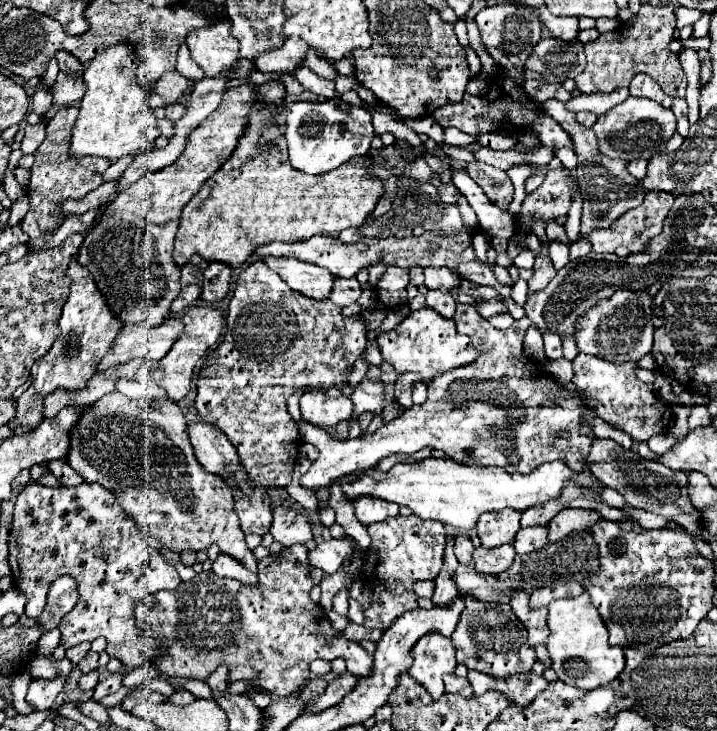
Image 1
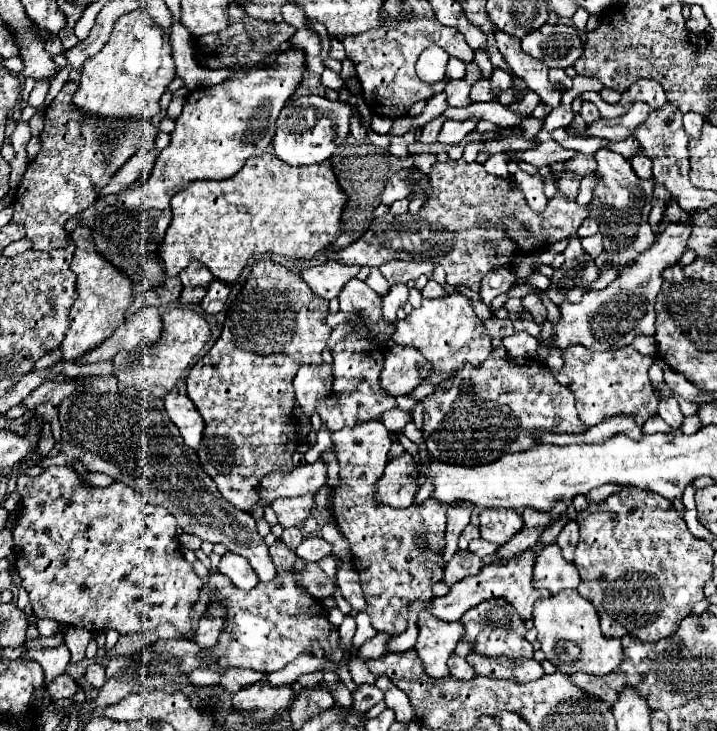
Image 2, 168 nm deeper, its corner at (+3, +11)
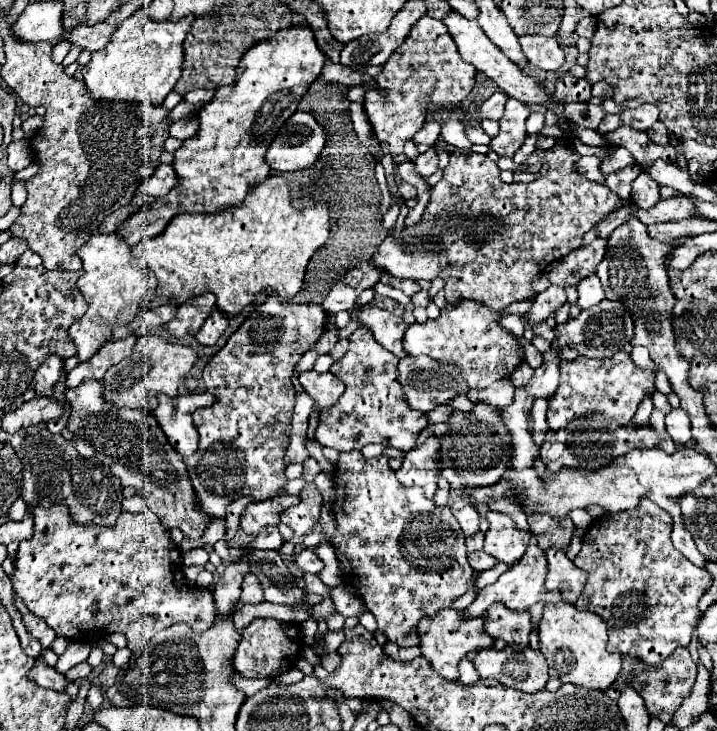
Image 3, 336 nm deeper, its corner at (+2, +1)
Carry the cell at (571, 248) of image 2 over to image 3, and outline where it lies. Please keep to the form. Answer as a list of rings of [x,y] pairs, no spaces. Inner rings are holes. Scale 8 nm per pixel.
[[[596,275],[584,279],[580,285],[578,285],[578,299],[576,299],[576,305],[580,309],[586,309],[586,307],[592,307],[596,303],[600,303],[602,299],[606,299],[604,295],[604,289],[602,289],[602,283]]]

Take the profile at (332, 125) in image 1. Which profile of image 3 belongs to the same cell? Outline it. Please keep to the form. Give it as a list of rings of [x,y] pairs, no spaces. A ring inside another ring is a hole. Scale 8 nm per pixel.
[[[296,111],[276,133],[266,151],[266,163],[278,173],[308,169],[326,145],[326,131],[310,115]]]

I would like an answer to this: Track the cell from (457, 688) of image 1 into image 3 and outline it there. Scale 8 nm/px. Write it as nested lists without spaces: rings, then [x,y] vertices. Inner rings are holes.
[[[462,659],[460,665],[458,665],[458,669],[460,669],[460,681],[462,681],[464,685],[472,685],[472,683],[476,683],[476,681],[480,679],[480,675],[478,675],[478,671],[474,669],[474,665],[472,665],[470,659]]]

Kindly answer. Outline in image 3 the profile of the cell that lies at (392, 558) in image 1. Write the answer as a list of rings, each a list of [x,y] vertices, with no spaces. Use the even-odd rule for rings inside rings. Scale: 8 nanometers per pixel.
[[[360,451],[340,453],[336,469],[336,501],[332,505],[336,535],[332,537],[332,545],[344,579],[348,577],[348,583],[354,585],[366,601],[368,611],[380,625],[378,631],[400,647],[414,647],[418,645],[418,621],[450,607],[452,601],[468,591],[468,581],[474,571],[466,559],[466,537],[462,535],[450,507],[436,507],[432,499],[426,499],[422,487],[402,487],[384,455],[364,459]]]

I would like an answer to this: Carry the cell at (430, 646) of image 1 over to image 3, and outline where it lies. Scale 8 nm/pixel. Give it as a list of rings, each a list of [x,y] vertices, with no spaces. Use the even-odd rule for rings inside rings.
[[[452,607],[438,611],[438,615],[434,615],[434,617],[422,619],[418,625],[418,631],[420,631],[422,655],[438,671],[438,675],[442,675],[448,681],[458,679],[458,663],[466,653],[490,649],[494,645],[494,639],[490,639],[490,635],[486,635],[486,631],[484,631],[484,619],[482,617],[462,619],[462,611],[452,609]]]

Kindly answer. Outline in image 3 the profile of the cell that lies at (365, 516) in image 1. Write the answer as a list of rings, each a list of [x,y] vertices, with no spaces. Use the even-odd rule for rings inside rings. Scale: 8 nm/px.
[[[428,437],[420,447],[404,455],[402,467],[396,473],[400,483],[406,487],[422,483],[426,497],[432,499],[438,489],[440,469],[440,437]]]

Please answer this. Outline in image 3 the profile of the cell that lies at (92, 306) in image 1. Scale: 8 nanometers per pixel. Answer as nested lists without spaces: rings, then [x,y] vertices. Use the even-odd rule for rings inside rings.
[[[96,233],[78,249],[78,257],[84,263],[84,275],[78,279],[78,289],[88,301],[88,311],[80,321],[74,323],[74,327],[70,327],[70,337],[78,347],[78,359],[88,361],[112,335],[116,325],[130,323],[140,307],[146,301],[152,301],[158,289],[158,279],[132,255],[130,245],[116,233]]]

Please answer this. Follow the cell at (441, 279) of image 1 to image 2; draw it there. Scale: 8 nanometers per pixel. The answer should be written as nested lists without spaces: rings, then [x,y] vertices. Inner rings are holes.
[[[387,261],[385,265],[379,267],[379,271],[385,275],[389,285],[395,283],[407,283],[415,281],[419,275],[433,273],[433,263],[411,263],[411,261]]]

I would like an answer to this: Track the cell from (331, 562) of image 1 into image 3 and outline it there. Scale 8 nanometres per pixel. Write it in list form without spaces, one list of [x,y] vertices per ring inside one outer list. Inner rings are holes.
[[[304,549],[300,551],[300,555],[294,555],[294,563],[304,573],[318,573],[322,569],[322,561],[316,557],[312,549]]]

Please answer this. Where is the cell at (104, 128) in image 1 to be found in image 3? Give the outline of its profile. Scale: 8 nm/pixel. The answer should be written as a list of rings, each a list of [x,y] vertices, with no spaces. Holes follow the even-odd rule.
[[[140,7],[130,15],[108,41],[108,45],[96,53],[88,65],[82,67],[86,87],[94,99],[106,101],[148,101],[152,105],[162,105],[164,97],[174,89],[180,79],[184,61],[184,37],[188,35],[194,19],[172,21],[152,21],[146,19],[146,7]]]

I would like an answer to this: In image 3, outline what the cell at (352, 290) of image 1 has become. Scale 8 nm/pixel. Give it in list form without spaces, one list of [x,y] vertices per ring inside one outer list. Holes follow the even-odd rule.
[[[364,305],[362,309],[356,307],[350,313],[350,323],[338,331],[338,339],[348,339],[360,325],[366,325],[374,333],[374,339],[396,357],[402,359],[402,355],[406,355],[402,347],[402,335],[406,333],[408,323],[402,317],[396,317],[378,307],[368,305]]]

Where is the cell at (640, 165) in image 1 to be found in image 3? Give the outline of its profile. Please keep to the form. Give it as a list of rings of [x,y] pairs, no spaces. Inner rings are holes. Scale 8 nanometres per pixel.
[[[640,173],[632,181],[632,203],[640,209],[650,209],[660,201],[660,185],[646,173]]]

